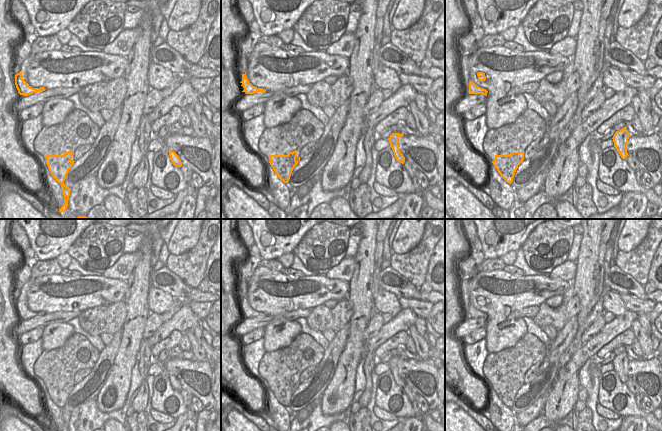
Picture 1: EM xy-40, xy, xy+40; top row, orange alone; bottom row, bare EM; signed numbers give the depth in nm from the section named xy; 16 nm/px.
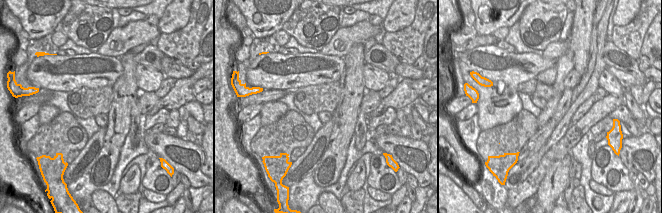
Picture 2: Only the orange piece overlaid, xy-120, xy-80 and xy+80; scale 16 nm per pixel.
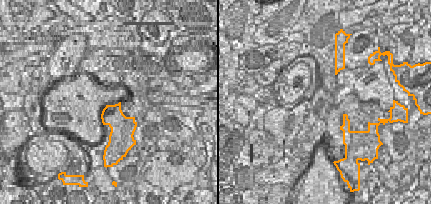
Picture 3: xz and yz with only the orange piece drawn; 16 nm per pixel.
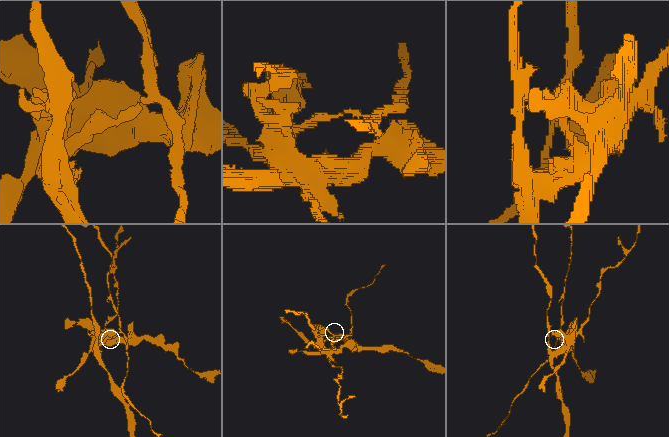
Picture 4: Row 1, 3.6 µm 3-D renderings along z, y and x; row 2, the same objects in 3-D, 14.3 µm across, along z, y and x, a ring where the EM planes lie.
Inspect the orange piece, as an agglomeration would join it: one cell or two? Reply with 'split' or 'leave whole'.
split

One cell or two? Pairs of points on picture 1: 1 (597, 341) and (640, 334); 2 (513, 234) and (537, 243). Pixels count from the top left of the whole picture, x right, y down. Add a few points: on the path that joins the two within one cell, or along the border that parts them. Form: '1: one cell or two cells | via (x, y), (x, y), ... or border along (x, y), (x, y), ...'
1: two cells | border along (637, 318), (632, 322), (631, 327)
2: two cells | border along (533, 229), (520, 247)

